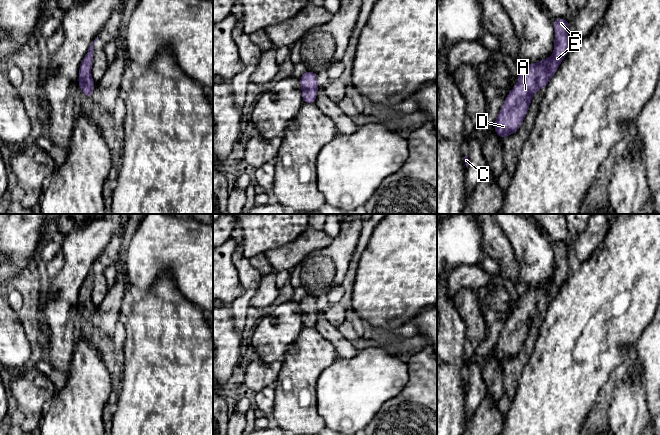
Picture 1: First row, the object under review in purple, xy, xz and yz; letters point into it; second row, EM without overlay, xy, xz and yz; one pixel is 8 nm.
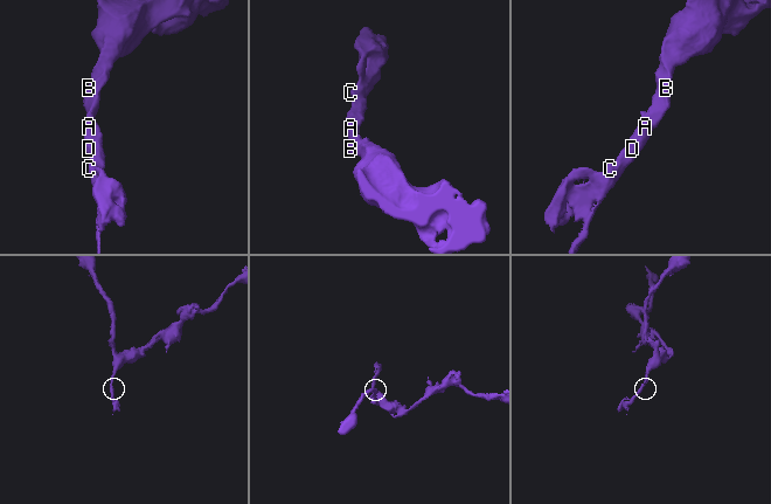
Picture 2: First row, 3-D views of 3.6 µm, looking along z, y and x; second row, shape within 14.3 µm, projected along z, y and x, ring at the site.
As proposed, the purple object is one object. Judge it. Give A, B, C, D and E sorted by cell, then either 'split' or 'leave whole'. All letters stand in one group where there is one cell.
groups A B C D E; leave whole

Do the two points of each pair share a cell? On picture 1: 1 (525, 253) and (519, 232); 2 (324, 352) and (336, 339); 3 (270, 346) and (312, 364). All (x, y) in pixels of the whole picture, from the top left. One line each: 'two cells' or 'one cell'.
1: one cell
2: two cells
3: two cells

